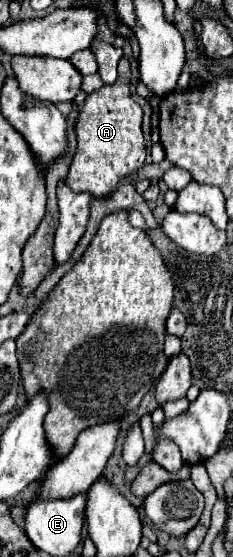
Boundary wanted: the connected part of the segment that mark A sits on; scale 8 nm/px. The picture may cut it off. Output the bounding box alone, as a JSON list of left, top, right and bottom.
[66,57,146,197]

